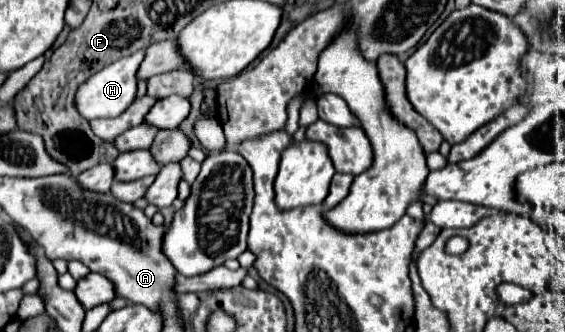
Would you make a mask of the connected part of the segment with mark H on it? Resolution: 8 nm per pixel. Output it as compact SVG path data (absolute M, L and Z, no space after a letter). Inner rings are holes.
M143 50L135 52L131 56L125 56L109 66L105 66L103 70L99 70L97 74L93 74L89 80L85 80L75 94L75 106L77 112L85 118L85 120L95 120L95 118L115 118L119 116L123 110L127 110L127 106L133 102L135 98L135 90L137 90L137 78L135 72L139 68L143 60Z

